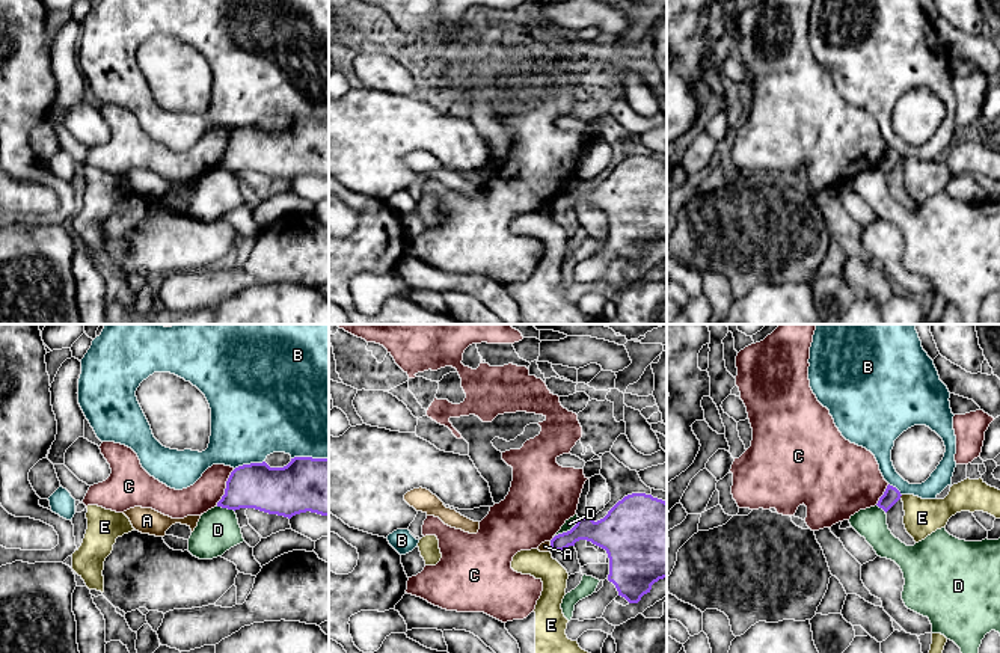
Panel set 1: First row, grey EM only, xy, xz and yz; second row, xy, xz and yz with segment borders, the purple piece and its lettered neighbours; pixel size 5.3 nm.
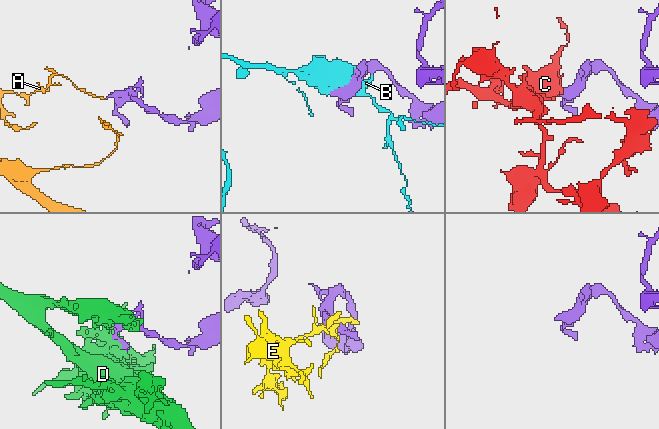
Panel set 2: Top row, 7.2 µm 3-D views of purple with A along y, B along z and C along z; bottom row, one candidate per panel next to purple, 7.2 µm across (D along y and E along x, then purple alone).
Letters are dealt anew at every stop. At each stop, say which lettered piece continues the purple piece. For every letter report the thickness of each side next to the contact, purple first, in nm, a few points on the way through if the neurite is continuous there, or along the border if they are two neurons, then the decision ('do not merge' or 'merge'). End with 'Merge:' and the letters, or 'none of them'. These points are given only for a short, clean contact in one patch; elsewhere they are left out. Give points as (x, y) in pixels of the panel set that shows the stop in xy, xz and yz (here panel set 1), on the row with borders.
A: calibres 120 and 50 nm; border xz (549, 542), (551, 549); do not merge
B: calibres 260 and 440 nm; do not merge
C: calibres 240 and 160 nm; do not merge
D: calibres 200 and 50 nm; do not merge
E: calibres 90 and 190 nm; border yz (902, 495), (899, 498); do not merge
Merge: none of them

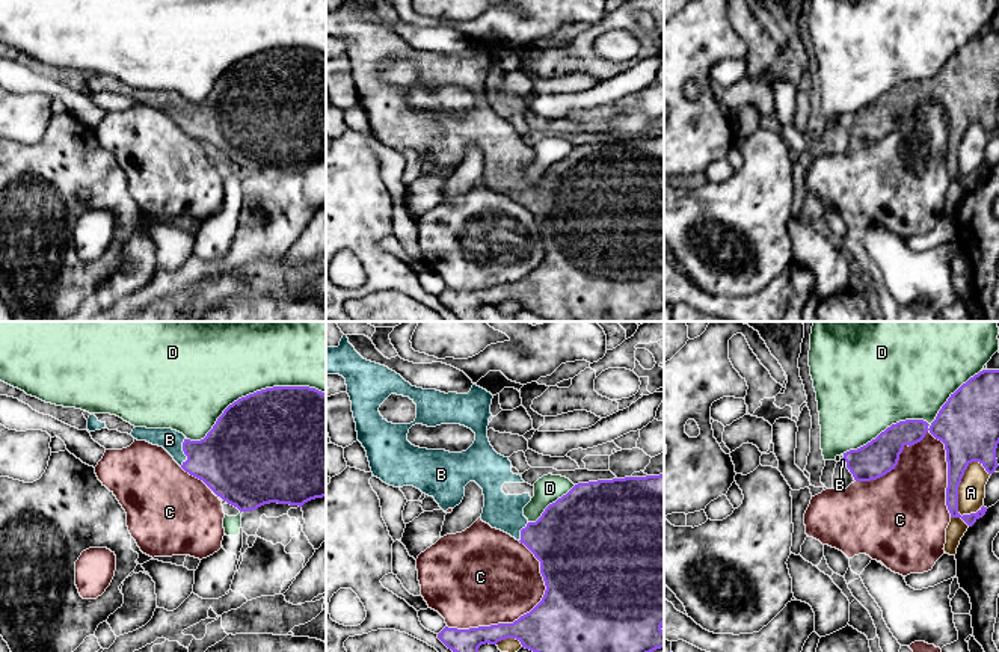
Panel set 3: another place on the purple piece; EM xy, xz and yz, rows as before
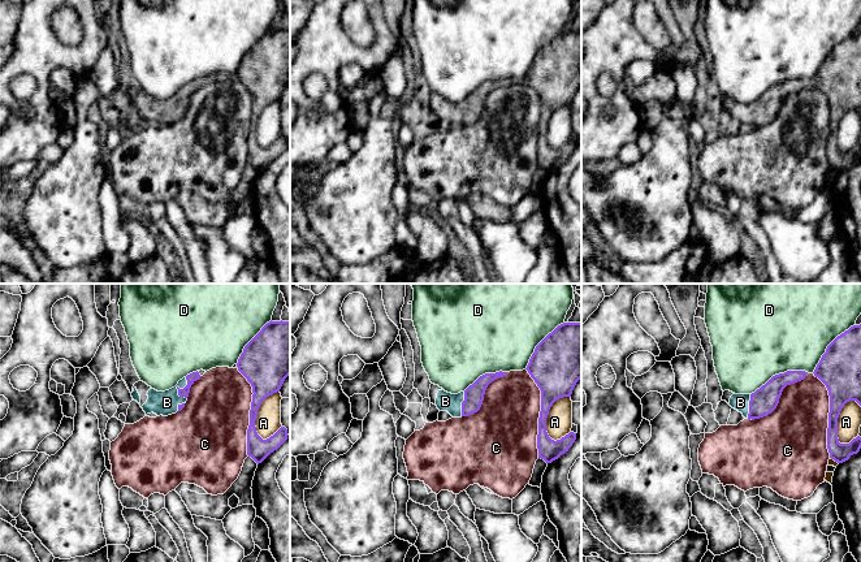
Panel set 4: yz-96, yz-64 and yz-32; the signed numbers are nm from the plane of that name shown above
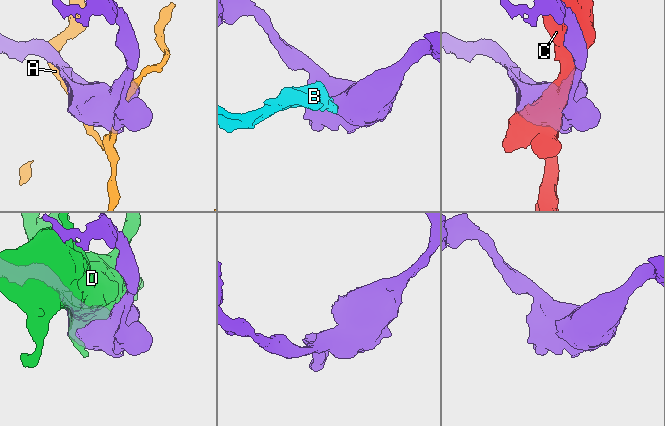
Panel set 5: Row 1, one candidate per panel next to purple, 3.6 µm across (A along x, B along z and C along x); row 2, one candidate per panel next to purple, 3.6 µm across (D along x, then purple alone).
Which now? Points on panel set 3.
A: calibres 200 and 140 nm; do not merge
B: calibres 360 and 110 nm; way xy (228, 459), (199, 459), (183, 450), (169, 439); merge
C: calibres 320 and 280 nm; do not merge
D: calibres 280 and 480 nm; do not merge
Merge: B

